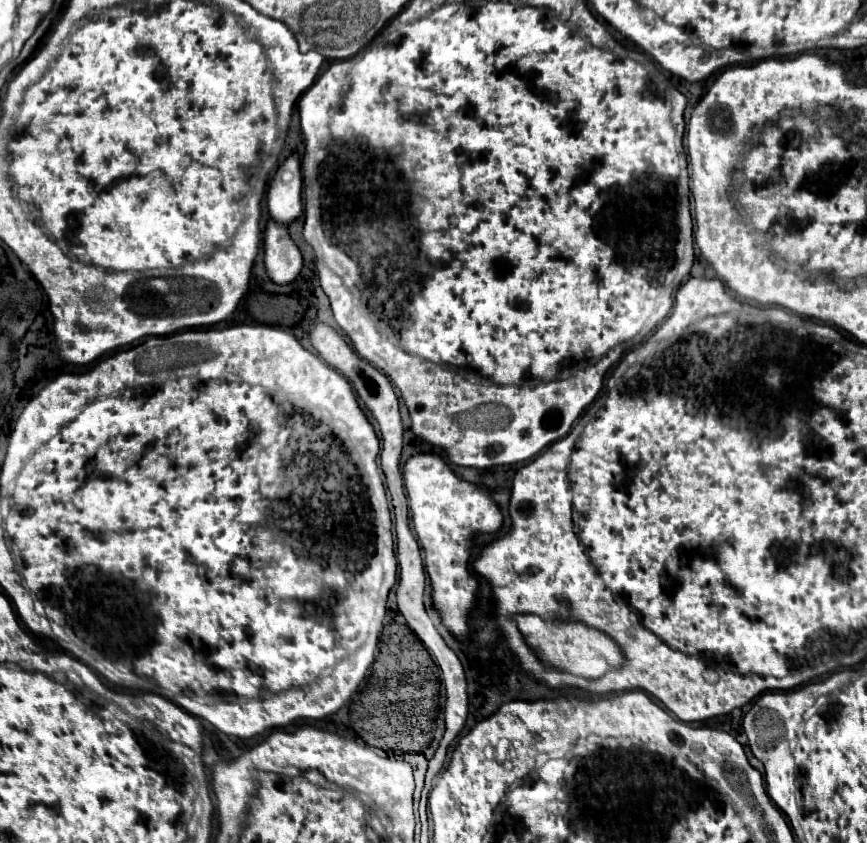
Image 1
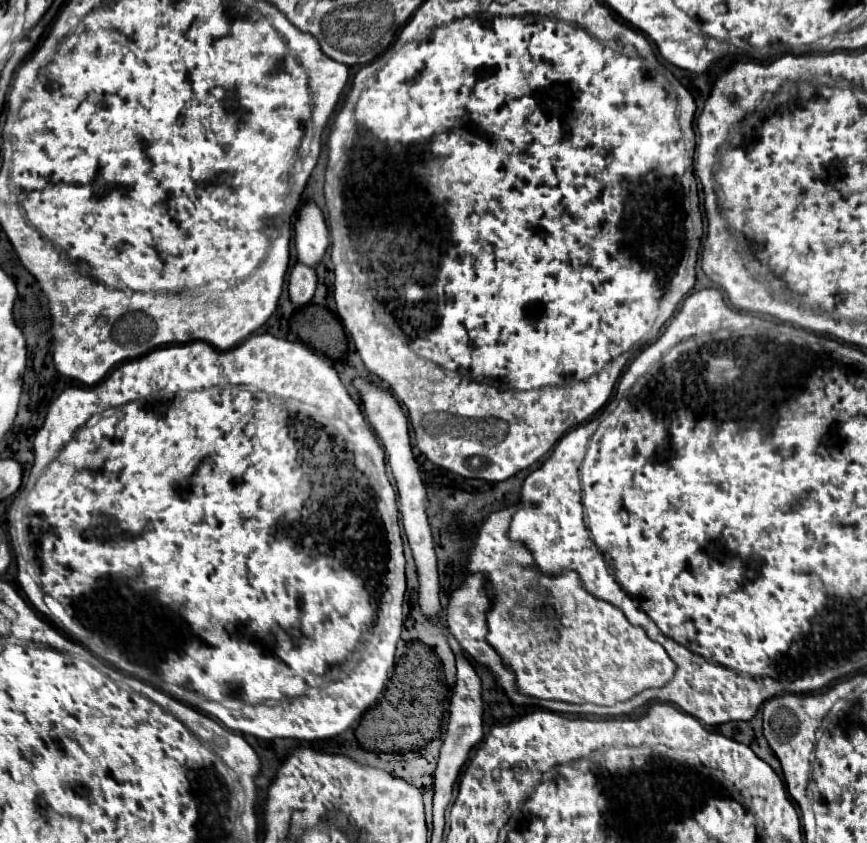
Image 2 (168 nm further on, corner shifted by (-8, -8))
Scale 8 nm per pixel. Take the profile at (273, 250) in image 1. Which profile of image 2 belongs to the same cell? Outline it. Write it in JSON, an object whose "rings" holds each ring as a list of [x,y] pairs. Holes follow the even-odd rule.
{"rings":[[[296,264],[290,272],[290,284],[288,284],[288,294],[294,306],[302,308],[306,306],[316,290],[316,272],[304,264]]]}

